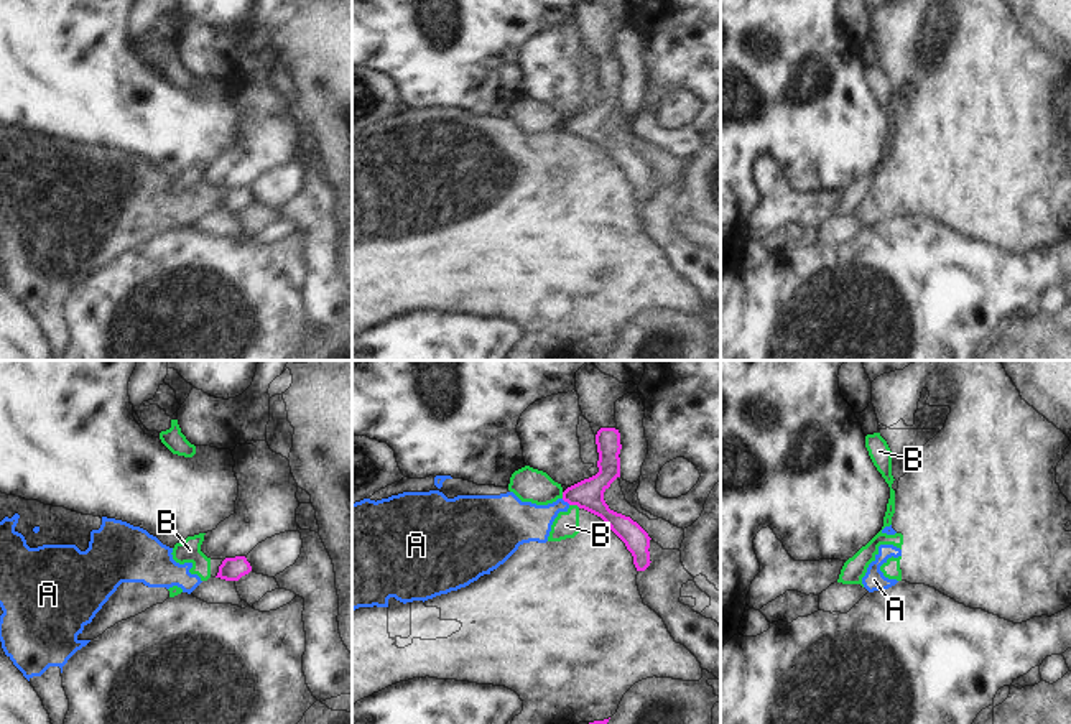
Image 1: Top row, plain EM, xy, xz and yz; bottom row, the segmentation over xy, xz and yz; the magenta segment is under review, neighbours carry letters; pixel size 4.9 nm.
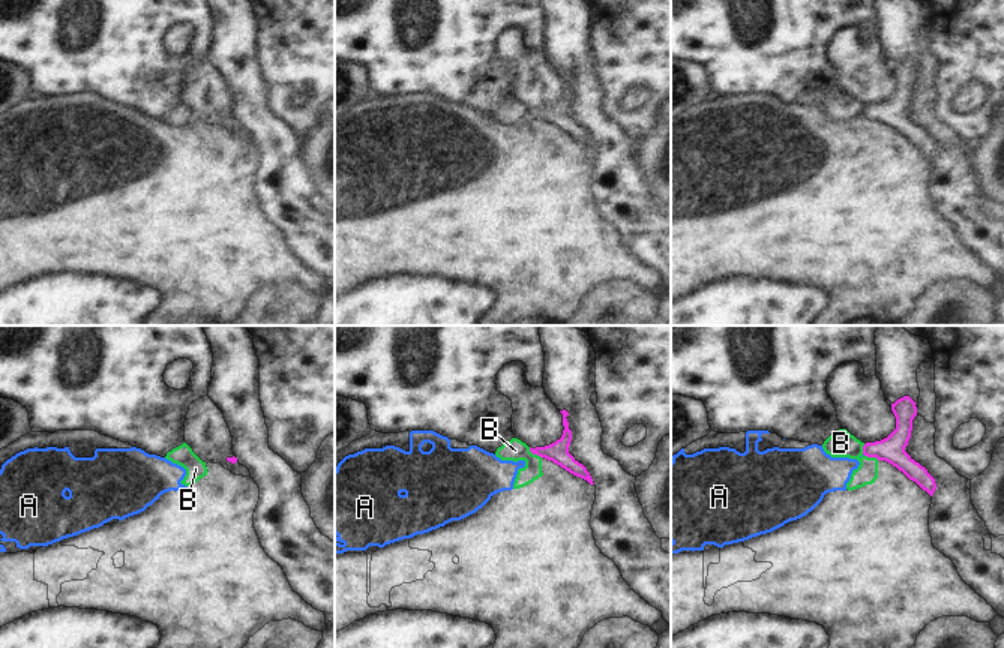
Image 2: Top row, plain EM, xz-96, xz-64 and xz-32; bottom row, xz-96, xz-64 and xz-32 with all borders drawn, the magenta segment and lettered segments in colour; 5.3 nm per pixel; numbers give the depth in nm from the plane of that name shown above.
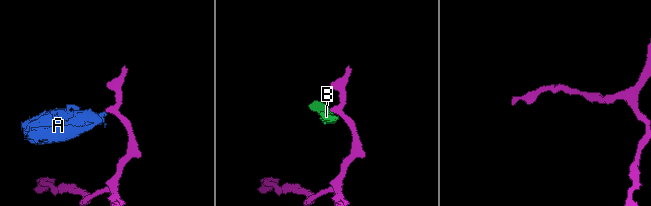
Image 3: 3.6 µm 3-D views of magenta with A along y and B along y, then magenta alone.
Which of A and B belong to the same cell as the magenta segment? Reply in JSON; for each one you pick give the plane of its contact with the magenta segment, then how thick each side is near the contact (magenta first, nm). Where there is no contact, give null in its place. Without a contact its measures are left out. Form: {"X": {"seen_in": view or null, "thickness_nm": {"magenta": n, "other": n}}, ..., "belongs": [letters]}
{"belongs": []}

